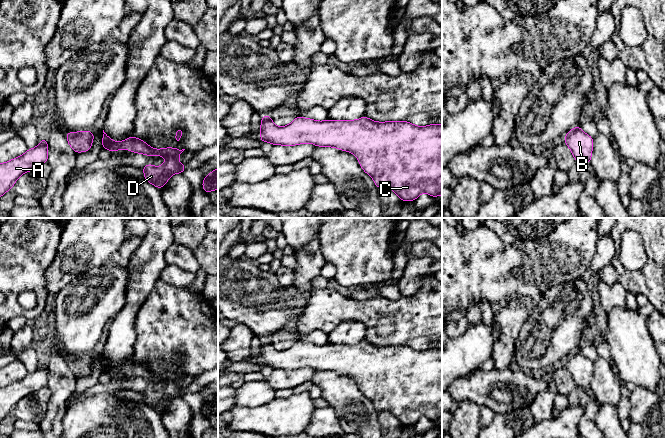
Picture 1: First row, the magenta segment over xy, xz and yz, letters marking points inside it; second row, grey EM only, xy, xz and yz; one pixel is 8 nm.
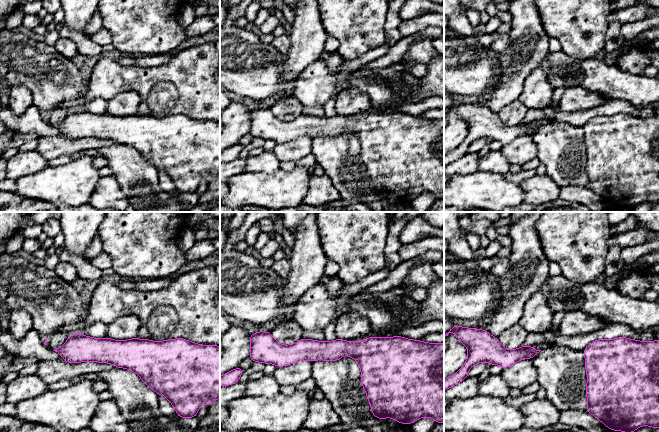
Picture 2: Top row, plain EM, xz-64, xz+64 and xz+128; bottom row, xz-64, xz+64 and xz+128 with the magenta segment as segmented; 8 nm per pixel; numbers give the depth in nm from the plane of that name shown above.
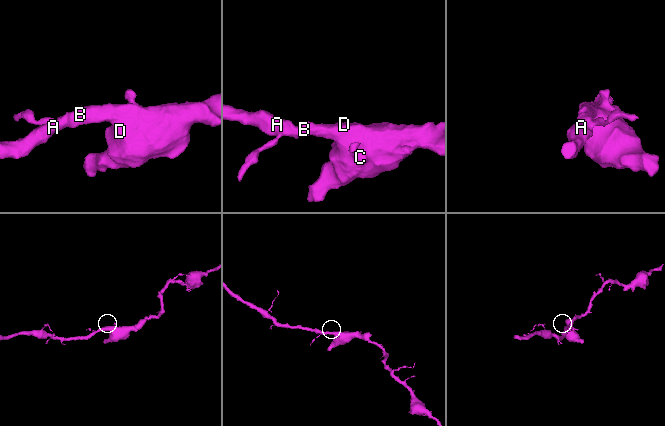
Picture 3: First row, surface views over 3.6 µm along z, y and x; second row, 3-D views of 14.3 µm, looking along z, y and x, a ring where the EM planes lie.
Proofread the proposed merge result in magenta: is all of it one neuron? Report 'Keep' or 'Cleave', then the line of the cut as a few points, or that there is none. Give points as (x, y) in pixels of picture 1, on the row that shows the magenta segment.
Keep. No split

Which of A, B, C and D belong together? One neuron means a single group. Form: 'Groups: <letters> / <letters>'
Groups: A B C D

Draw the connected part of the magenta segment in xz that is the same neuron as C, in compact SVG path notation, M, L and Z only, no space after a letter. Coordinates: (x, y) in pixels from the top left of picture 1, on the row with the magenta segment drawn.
M262 115L259 141L294 146L312 143L353 153L378 189L387 186L404 201L415 201L425 192L442 196L442 125L419 127L408 121L376 122L366 116L358 120L316 121L297 116L289 125L278 127L269 115Z

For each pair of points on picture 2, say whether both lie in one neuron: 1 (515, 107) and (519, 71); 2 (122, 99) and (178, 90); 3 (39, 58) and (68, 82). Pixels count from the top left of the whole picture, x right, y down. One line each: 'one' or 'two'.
1: two
2: two
3: one

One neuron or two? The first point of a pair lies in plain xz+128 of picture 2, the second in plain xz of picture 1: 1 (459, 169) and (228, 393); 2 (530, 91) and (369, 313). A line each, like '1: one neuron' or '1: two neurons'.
1: one neuron
2: one neuron

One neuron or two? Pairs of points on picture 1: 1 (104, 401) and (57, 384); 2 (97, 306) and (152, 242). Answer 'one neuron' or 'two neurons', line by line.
1: two neurons
2: two neurons

